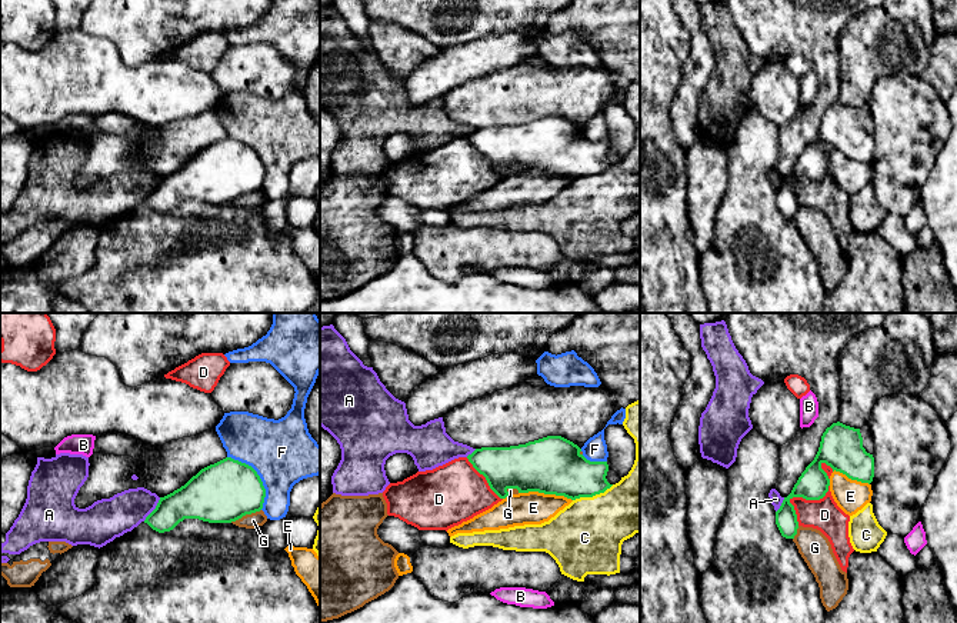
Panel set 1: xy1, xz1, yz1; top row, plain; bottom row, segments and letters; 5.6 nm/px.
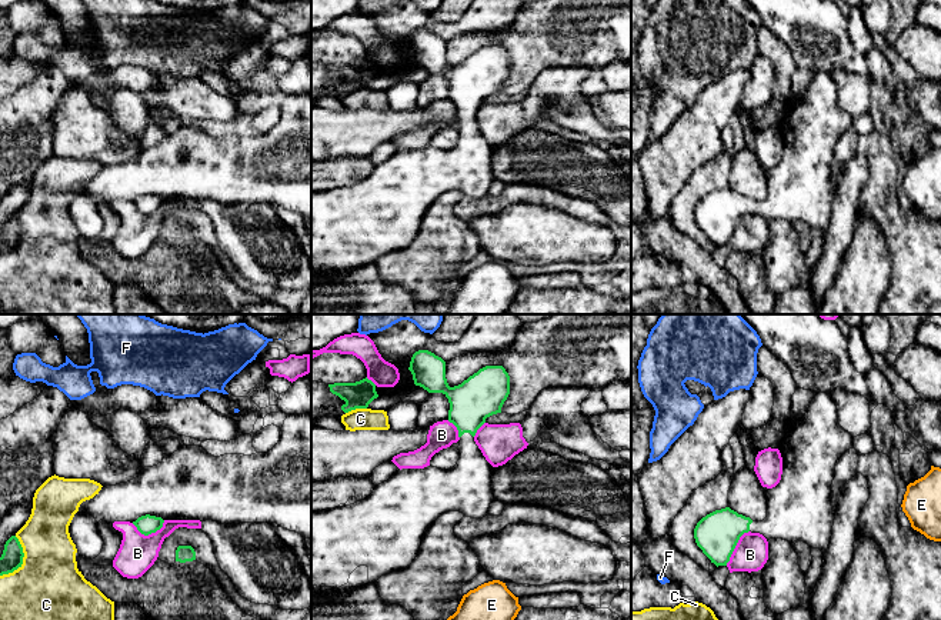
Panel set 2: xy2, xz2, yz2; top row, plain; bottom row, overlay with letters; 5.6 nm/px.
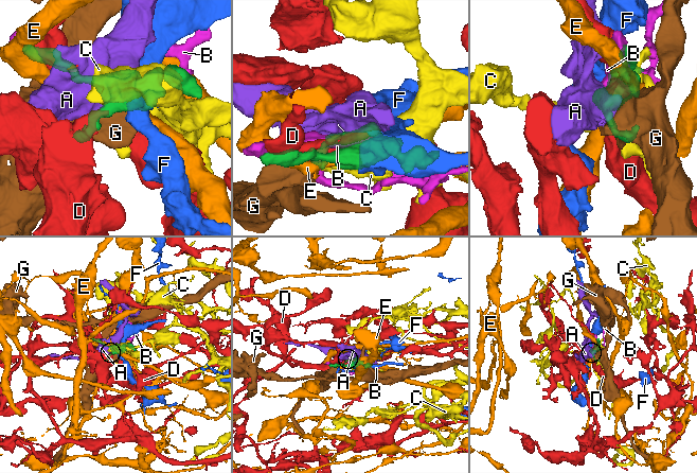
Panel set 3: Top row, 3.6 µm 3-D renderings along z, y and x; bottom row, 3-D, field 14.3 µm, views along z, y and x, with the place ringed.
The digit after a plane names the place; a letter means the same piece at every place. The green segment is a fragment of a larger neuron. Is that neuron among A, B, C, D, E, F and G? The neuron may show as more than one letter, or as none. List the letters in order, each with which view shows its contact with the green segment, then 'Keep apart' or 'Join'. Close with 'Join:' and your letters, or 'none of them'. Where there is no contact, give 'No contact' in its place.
A: Touches green in xy1. Keep apart
B: Touches green in xy2. Keep apart
C: Touches green in xy2. Keep apart
D: Touches green in yz1. Keep apart
E: Touches green in xz1. Keep apart
F: Touches green in xy1. Keep apart
G: Touches green in xy1. Keep apart
Join: none of them

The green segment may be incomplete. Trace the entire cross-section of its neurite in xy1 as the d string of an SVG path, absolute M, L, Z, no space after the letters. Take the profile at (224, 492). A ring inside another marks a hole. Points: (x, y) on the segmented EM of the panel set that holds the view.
M226 457L201 469L184 486L160 497L146 517L159 533L173 530L184 519L231 523L263 509L266 489L257 472Z

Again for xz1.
M547 436L518 446L476 449L467 459L500 499L517 489L576 500L613 486L606 479L607 462L590 462L580 452L561 436Z

